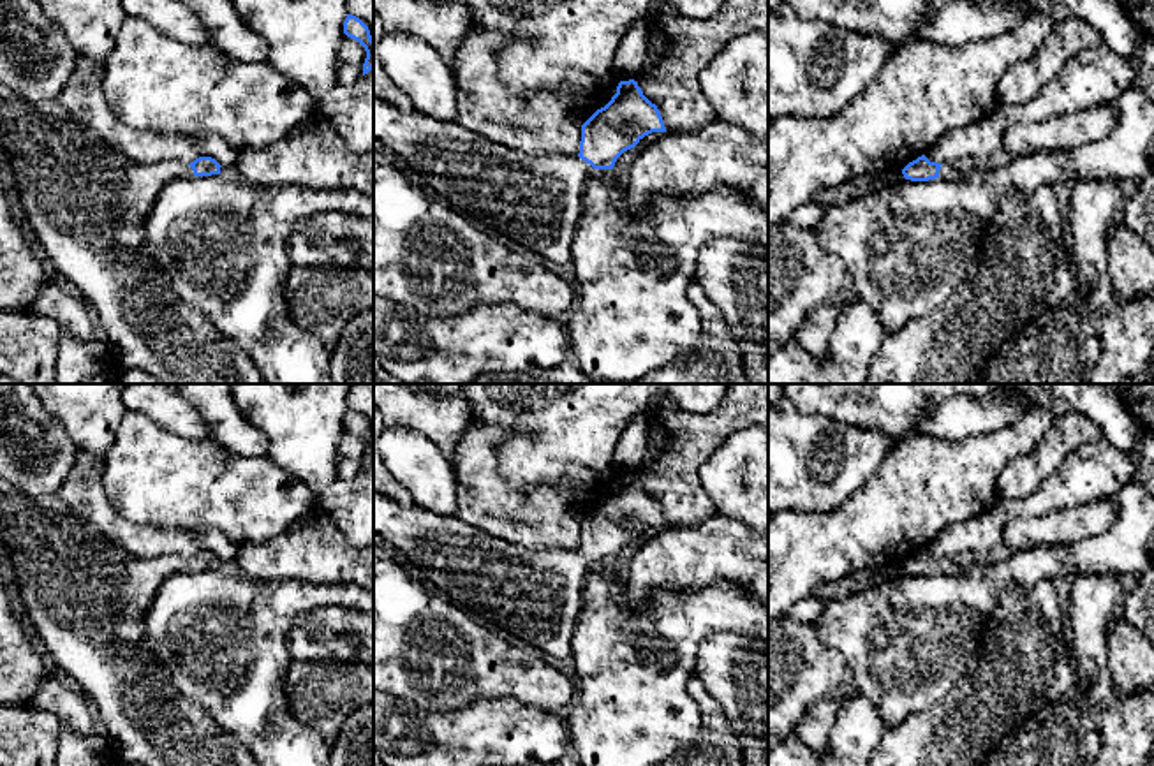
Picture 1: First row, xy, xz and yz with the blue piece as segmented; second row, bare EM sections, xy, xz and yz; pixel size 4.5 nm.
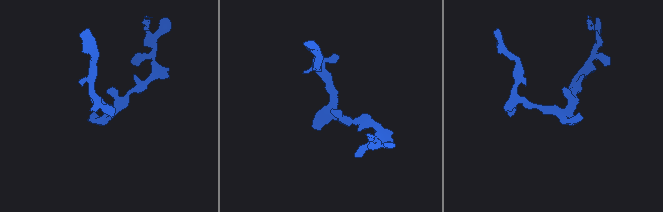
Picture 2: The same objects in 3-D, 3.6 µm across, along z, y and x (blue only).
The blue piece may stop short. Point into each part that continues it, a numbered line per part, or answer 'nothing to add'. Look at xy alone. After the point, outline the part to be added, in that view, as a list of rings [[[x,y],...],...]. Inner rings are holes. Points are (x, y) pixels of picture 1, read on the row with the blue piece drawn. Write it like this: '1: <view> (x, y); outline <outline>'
1: xy (85, 201); outline [[[0,83],[0,143],[19,190],[23,218],[58,276],[99,312],[97,328],[113,349],[118,366],[148,372],[162,384],[266,384],[240,345],[178,298],[171,282],[146,254],[143,222],[166,183],[194,176],[189,164],[178,160],[137,164],[109,146],[60,99],[25,99],[4,83]]]

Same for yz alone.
1: yz (948, 171); outline [[[944,162],[939,169],[939,178],[943,180],[960,180],[973,169],[973,162],[957,162],[957,164],[948,164]]]

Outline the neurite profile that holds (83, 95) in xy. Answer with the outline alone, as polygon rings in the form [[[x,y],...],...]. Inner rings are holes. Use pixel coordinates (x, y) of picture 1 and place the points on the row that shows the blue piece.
[[[79,60],[58,99],[74,116],[130,160],[137,164],[160,160],[190,164],[199,157],[211,157],[220,166],[236,162],[236,153],[217,134],[167,136],[127,127],[111,111],[104,97],[104,76],[104,65],[92,60]]]

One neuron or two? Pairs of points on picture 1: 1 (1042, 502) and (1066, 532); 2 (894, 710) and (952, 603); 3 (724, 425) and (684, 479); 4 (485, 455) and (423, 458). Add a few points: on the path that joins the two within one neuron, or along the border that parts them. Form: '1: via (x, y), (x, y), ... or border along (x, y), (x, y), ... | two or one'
1: border along (1091, 502), (1035, 516), (1019, 516), (1010, 523) | two
2: via (899, 684), (904, 650), (925, 629) | one
3: via (710, 437), (684, 465) | one
4: border along (453, 465), (458, 506) | two

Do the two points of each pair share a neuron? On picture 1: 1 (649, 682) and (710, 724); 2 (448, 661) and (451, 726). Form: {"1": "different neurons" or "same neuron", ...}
{"1": "different neurons", "2": "different neurons"}

